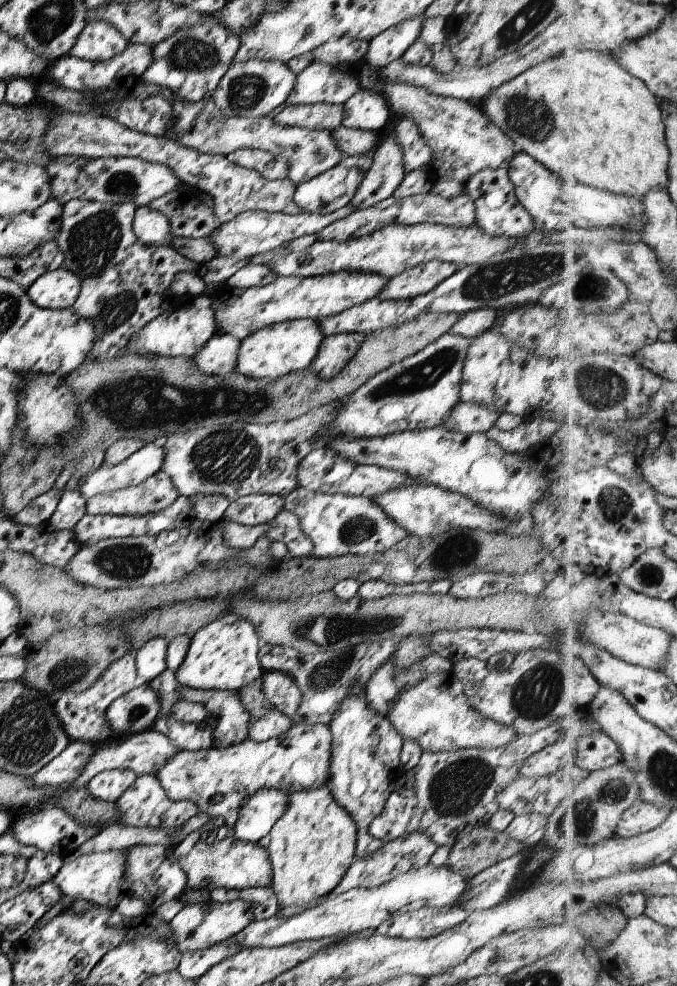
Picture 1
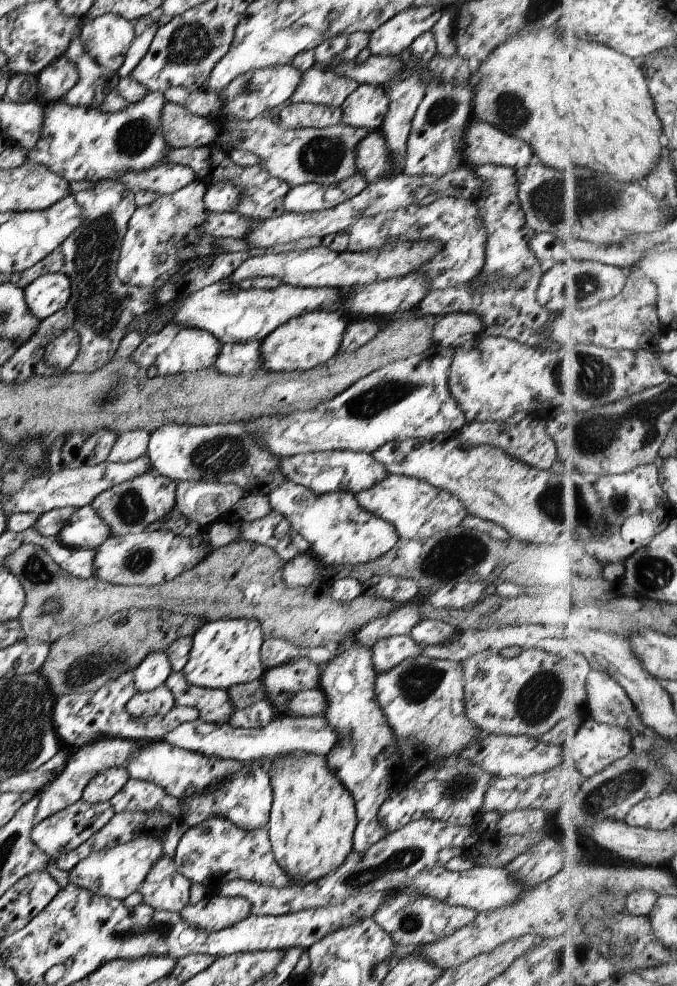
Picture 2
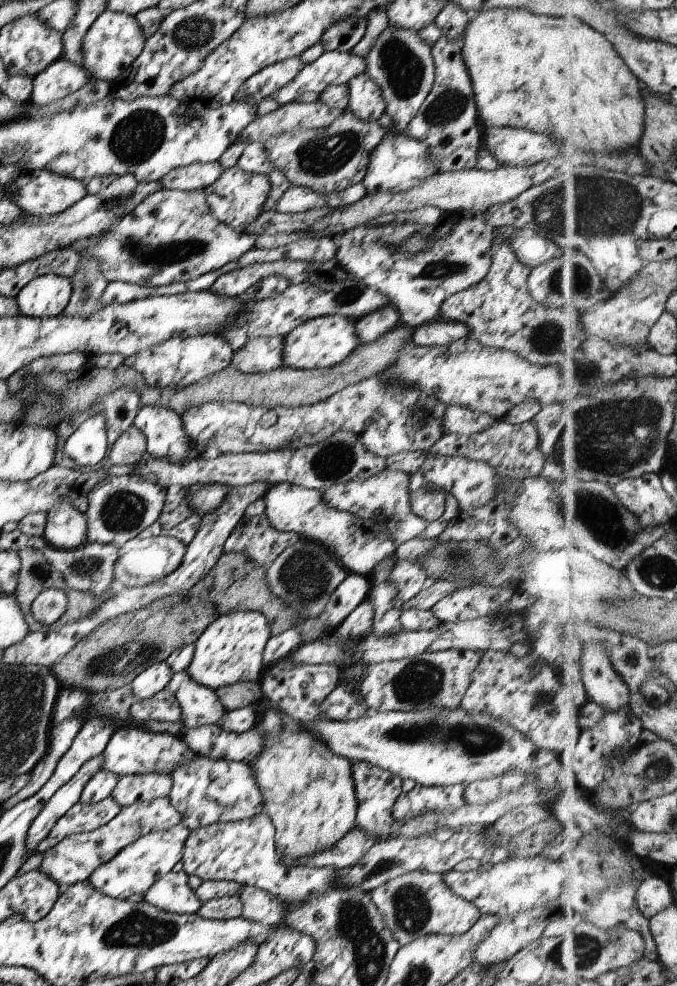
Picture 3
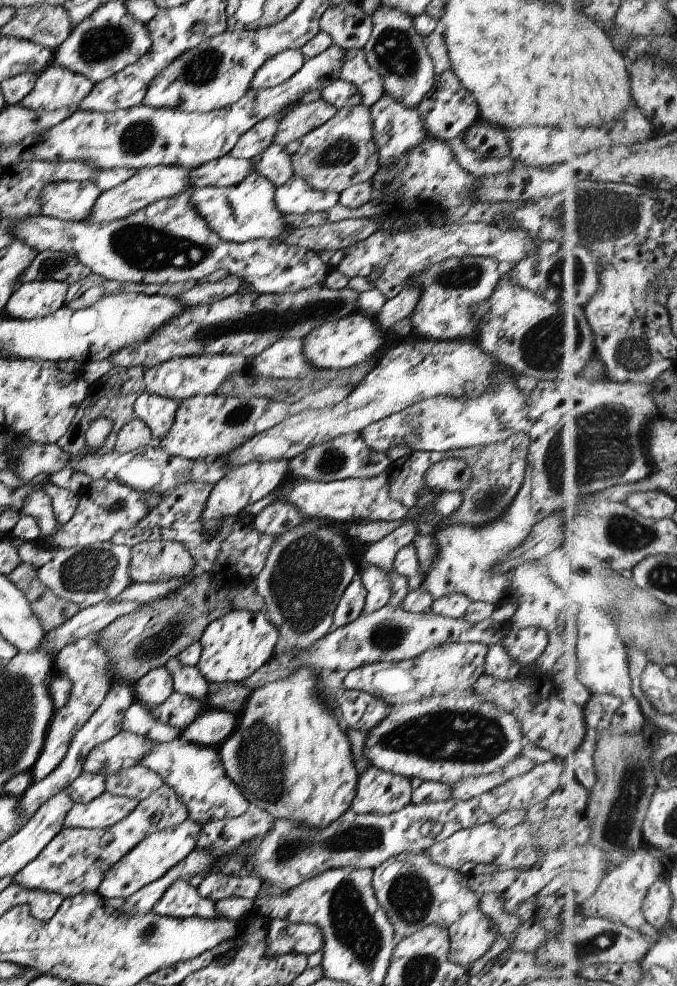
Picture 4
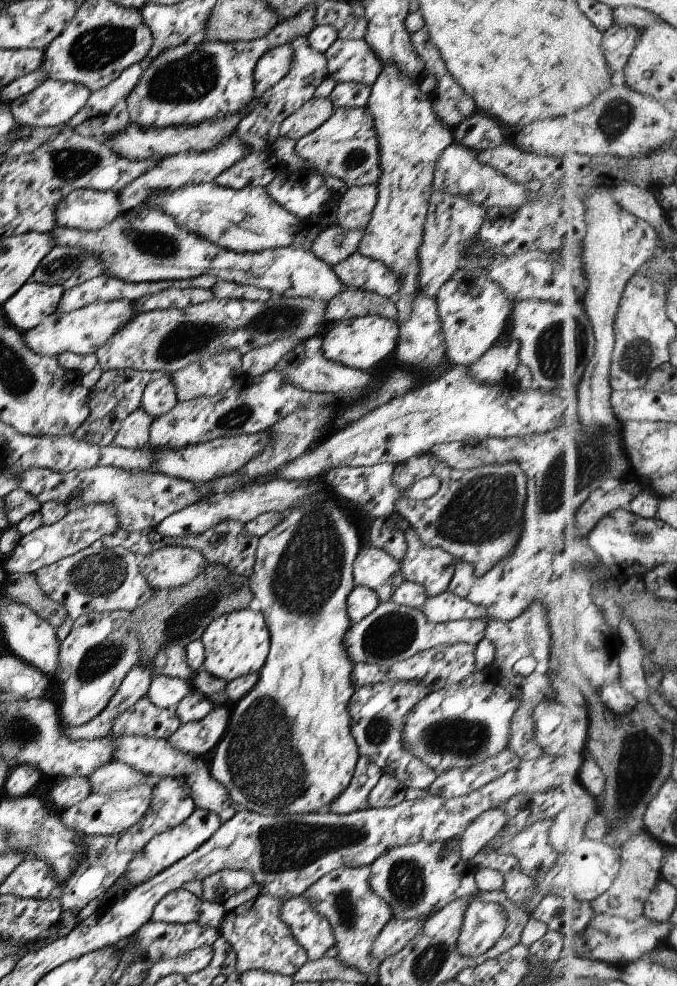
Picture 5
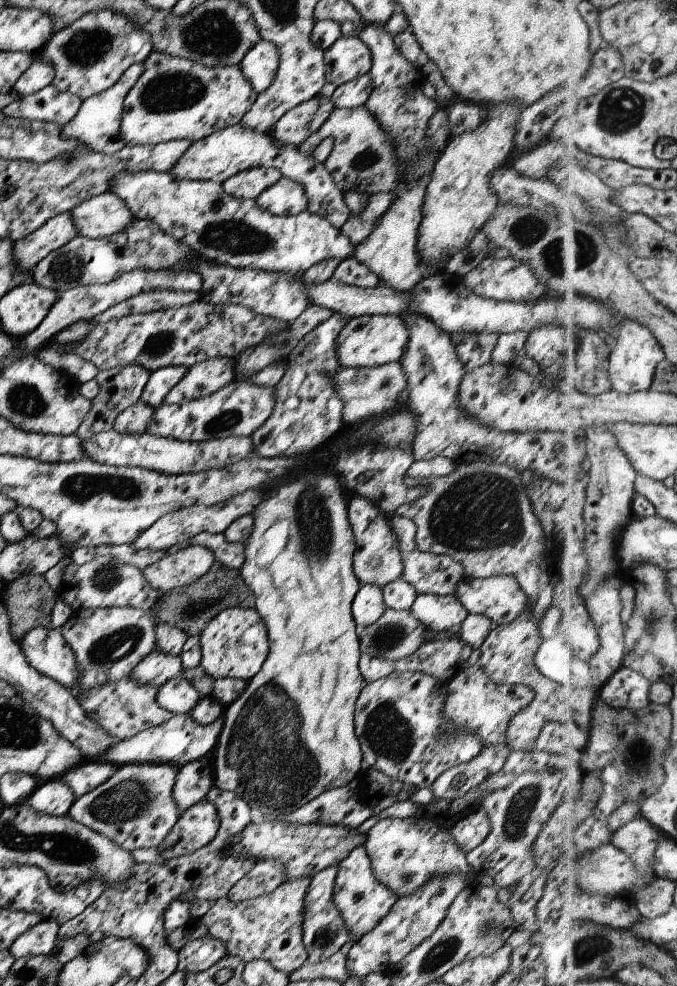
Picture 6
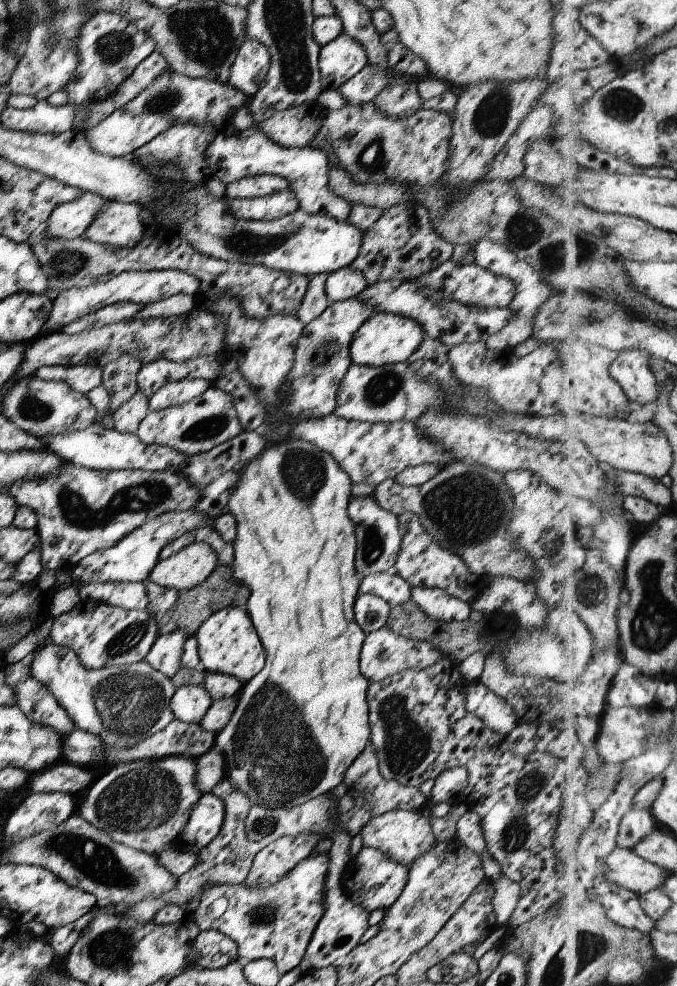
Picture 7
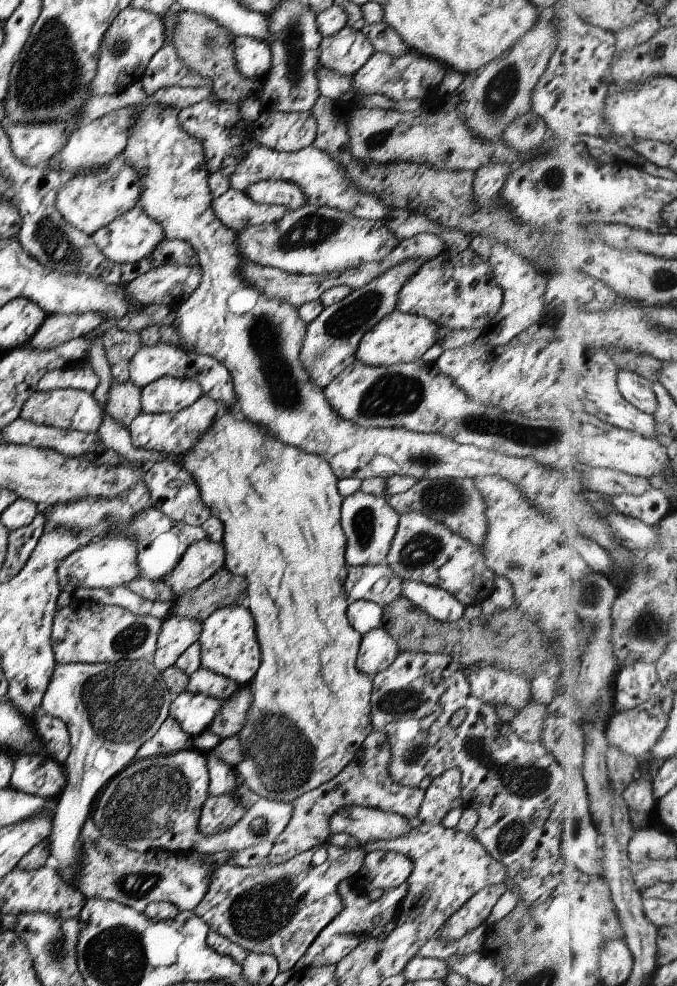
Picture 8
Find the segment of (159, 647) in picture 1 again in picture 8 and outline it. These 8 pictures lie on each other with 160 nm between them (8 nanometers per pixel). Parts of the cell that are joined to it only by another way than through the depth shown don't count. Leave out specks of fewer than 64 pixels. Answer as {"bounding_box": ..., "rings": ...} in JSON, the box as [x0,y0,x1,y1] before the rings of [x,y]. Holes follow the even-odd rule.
{"bounding_box":[169,689,221,736],"rings":[[[183,689],[170,704],[169,715],[189,736],[206,730],[212,716],[217,714],[221,702],[204,694],[191,694]]]}

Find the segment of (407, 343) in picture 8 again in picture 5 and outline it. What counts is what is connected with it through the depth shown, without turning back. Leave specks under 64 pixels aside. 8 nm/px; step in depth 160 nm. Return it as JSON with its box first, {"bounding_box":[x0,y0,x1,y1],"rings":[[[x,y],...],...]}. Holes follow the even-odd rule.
{"bounding_box":[321,314,399,370],"rings":[[[367,314],[367,316],[345,320],[343,323],[328,325],[321,332],[321,352],[325,360],[337,362],[356,370],[370,370],[377,367],[379,362],[393,356],[399,336],[399,326],[395,320]]]}

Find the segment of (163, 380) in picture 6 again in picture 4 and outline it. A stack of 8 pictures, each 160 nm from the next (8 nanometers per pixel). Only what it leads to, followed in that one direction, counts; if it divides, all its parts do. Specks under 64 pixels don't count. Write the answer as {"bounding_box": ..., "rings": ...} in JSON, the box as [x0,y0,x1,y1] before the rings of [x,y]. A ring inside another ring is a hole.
{"bounding_box":[132,392,178,442],"rings":[[[143,392],[132,406],[133,415],[145,422],[154,442],[169,430],[169,426],[173,423],[173,416],[177,411],[178,403],[175,400],[171,400],[171,398],[165,398],[165,396]]]}

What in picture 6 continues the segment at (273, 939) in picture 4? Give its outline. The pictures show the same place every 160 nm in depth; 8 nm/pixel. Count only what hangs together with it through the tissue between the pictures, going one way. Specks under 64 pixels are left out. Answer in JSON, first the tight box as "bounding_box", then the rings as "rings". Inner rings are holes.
{"bounding_box":[302,864,351,966],"rings":[[[337,864],[317,872],[312,877],[309,888],[305,890],[305,896],[303,896],[302,944],[306,951],[305,963],[311,966],[336,954],[343,944],[351,939],[351,934],[347,932],[341,914],[333,906],[335,874],[337,874]]]}

